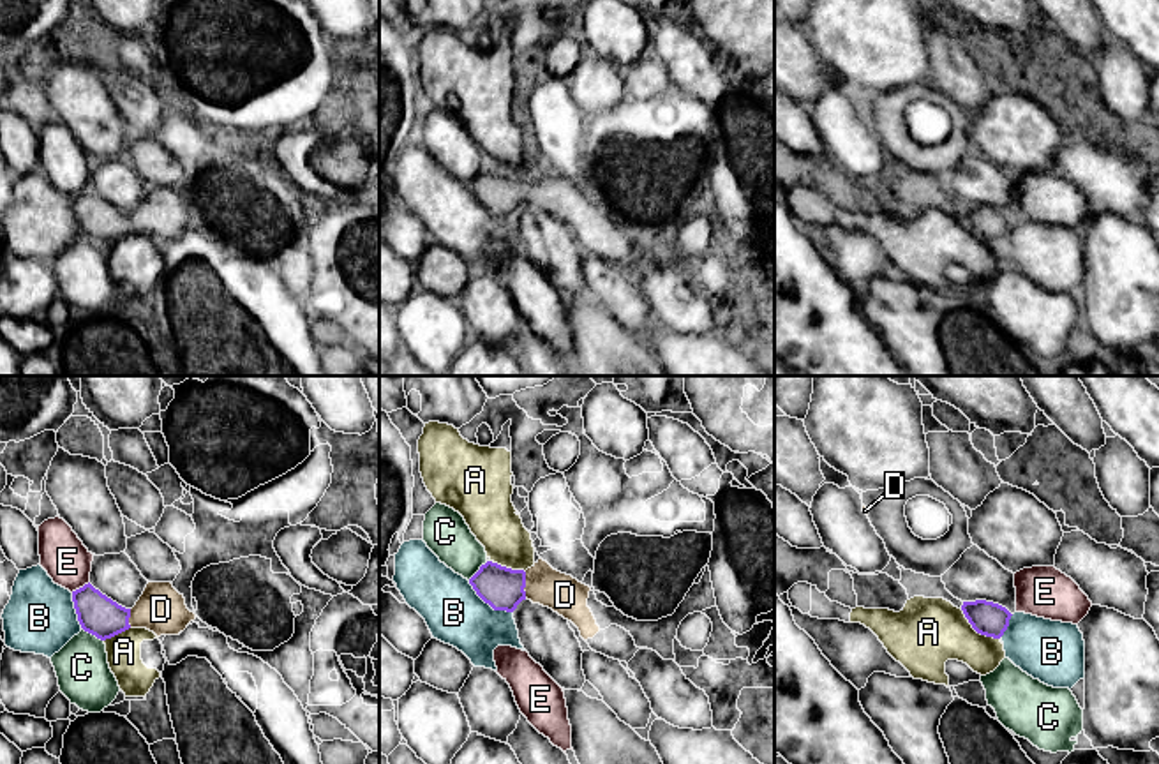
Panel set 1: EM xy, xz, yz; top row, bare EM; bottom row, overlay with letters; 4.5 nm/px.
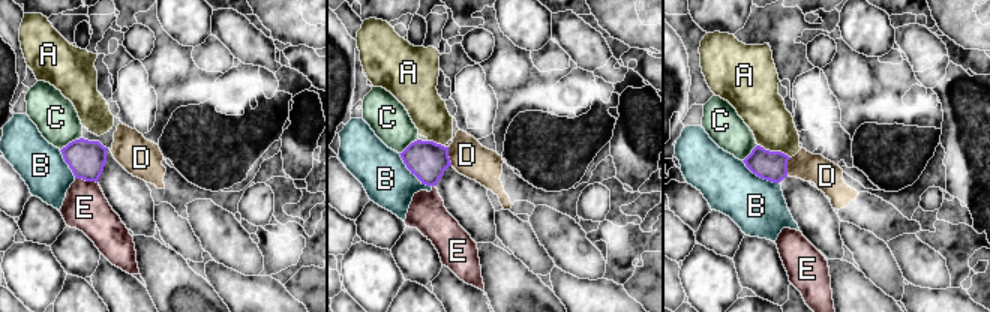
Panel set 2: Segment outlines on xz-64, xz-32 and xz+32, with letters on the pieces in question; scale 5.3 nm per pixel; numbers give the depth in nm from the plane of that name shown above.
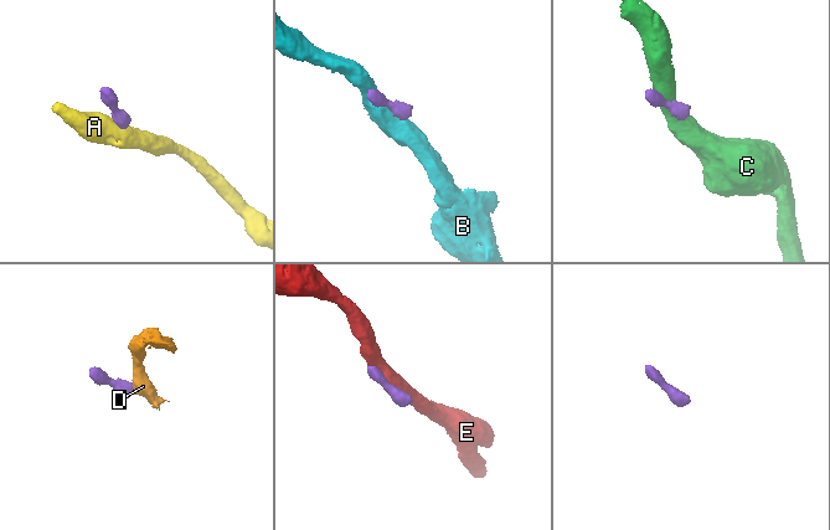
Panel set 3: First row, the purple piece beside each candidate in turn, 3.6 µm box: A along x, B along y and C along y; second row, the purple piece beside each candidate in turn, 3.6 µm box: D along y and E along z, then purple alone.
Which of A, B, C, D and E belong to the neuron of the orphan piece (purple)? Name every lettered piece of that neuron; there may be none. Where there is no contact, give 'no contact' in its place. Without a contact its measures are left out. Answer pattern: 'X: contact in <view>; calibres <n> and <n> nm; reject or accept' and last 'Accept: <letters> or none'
A: contact in yz; calibres 160 and 320 nm; reject
B: contact in xz; calibres 190 and 280 nm; reject
C: contact in xy; calibres 190 and 240 nm; reject
D: contact in xz; calibres 190 and 180 nm; accept
E: contact in xy; calibres 190 and 220 nm; reject
Accept: D

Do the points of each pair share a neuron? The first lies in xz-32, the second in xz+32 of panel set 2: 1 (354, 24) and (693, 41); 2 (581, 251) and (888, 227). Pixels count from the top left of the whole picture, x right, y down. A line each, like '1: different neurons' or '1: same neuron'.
1: same neuron
2: different neurons

